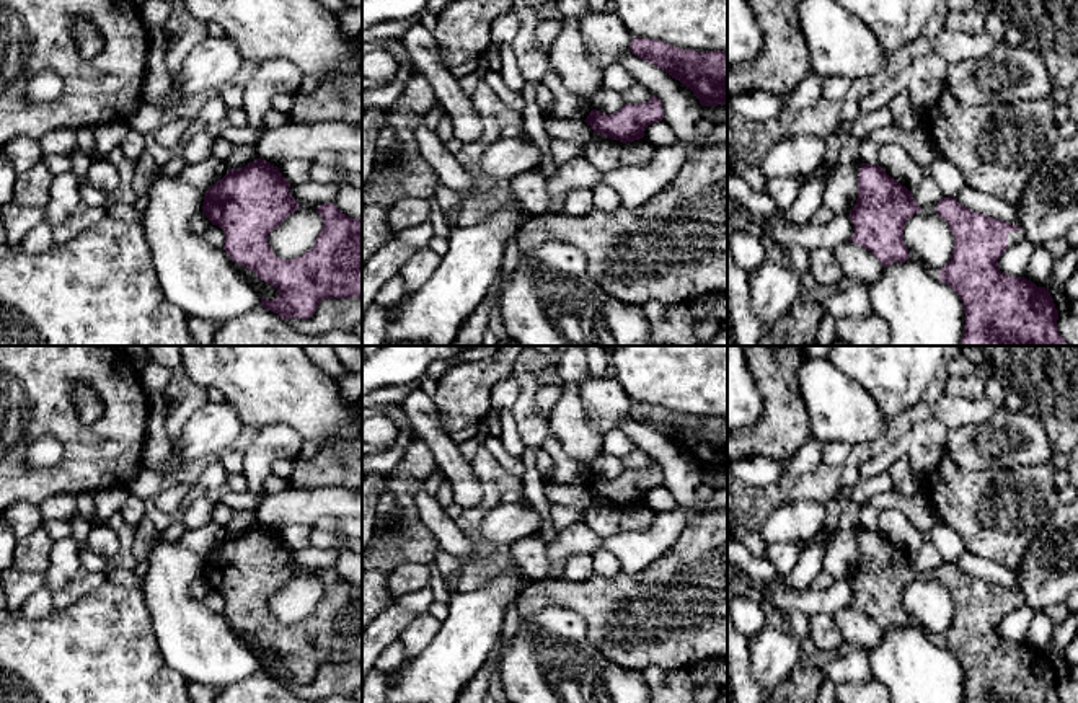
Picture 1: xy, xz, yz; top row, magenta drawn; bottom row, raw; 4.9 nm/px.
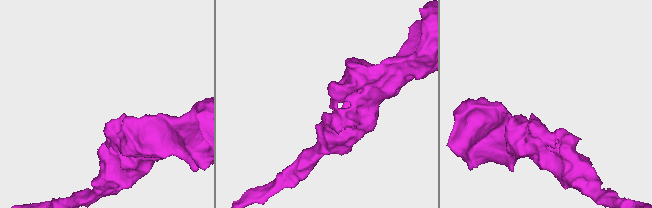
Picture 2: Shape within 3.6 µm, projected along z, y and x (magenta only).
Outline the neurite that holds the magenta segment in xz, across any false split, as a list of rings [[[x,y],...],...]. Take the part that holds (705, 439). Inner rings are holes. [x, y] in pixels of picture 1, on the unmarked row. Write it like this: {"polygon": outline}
{"polygon": [[[633,403],[630,416],[690,453],[701,471],[727,468],[727,416],[696,418],[644,403]]]}

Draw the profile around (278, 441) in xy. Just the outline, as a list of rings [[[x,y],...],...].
[[[285,424],[261,427],[254,440],[243,450],[243,475],[248,481],[248,491],[256,496],[264,496],[264,484],[271,475],[272,463],[279,458],[295,460],[302,444],[303,439],[300,434]]]

